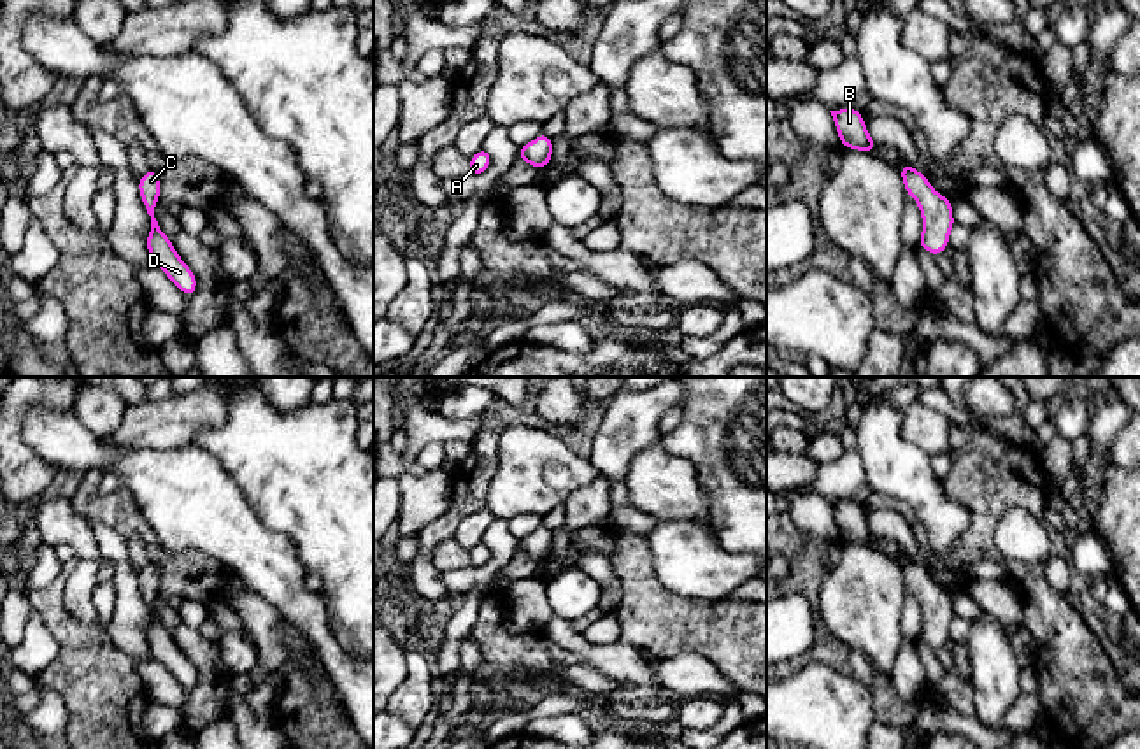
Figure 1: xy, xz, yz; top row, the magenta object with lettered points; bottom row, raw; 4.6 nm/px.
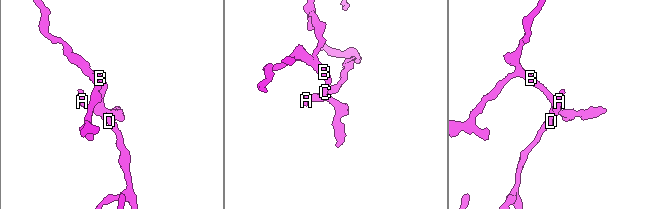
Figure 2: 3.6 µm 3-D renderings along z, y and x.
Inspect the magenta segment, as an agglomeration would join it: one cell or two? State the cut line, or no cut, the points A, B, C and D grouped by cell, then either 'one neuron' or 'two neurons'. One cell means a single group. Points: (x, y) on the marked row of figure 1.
no cut; A B C D; one neuron

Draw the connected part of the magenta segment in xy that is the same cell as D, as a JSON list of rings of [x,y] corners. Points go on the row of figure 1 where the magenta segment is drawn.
[[[149,168],[139,179],[139,193],[144,202],[147,214],[151,216],[151,233],[144,240],[151,254],[151,261],[161,268],[167,277],[186,295],[191,296],[196,291],[196,277],[191,268],[181,260],[174,249],[170,239],[160,230],[154,218],[154,207],[160,200],[160,177]]]

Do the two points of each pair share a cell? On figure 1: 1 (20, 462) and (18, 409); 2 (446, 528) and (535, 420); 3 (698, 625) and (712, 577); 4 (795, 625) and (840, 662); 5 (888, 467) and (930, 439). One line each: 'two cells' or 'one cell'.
1: one cell
2: one cell
3: two cells
4: two cells
5: two cells

